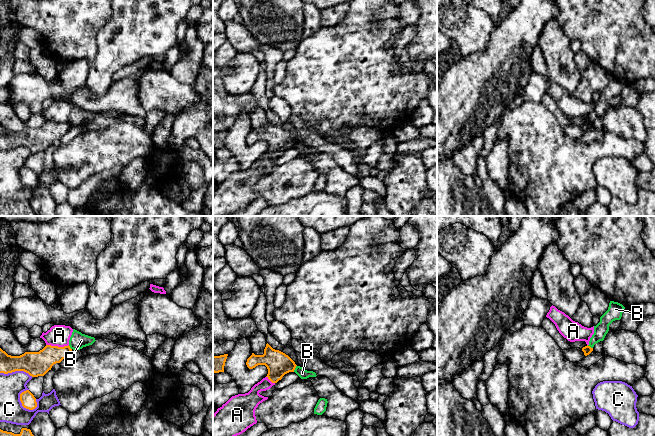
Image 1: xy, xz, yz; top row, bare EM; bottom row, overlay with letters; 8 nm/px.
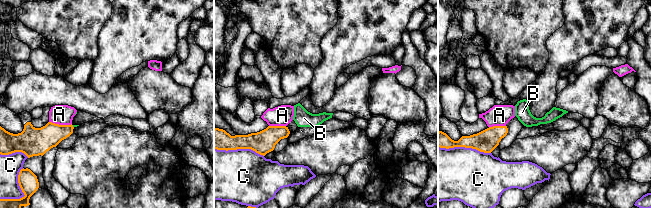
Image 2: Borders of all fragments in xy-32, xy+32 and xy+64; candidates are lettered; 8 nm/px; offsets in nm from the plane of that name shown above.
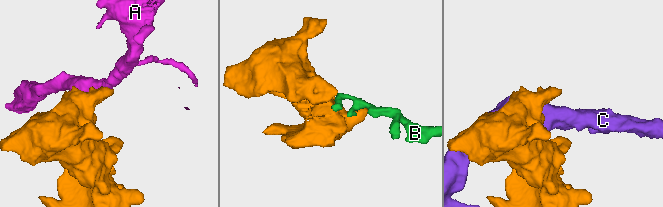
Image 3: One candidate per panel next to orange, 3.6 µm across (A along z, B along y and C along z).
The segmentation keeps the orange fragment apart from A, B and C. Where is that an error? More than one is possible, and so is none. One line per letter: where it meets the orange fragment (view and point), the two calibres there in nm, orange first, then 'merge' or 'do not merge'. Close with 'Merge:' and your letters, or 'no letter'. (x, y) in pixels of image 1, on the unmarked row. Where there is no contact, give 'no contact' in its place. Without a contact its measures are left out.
A: meets orange in xy at (57, 122); 190 nm thick on the orange side, 180 nm on the other; do not merge
B: meets orange in xz at (295, 143); 190 nm thick on the orange side, 80 nm on the other; do not merge
C: meets orange in xy at (20, 176); 120 nm thick on the orange side, 190 nm on the other; do not merge
Merge: no letter

